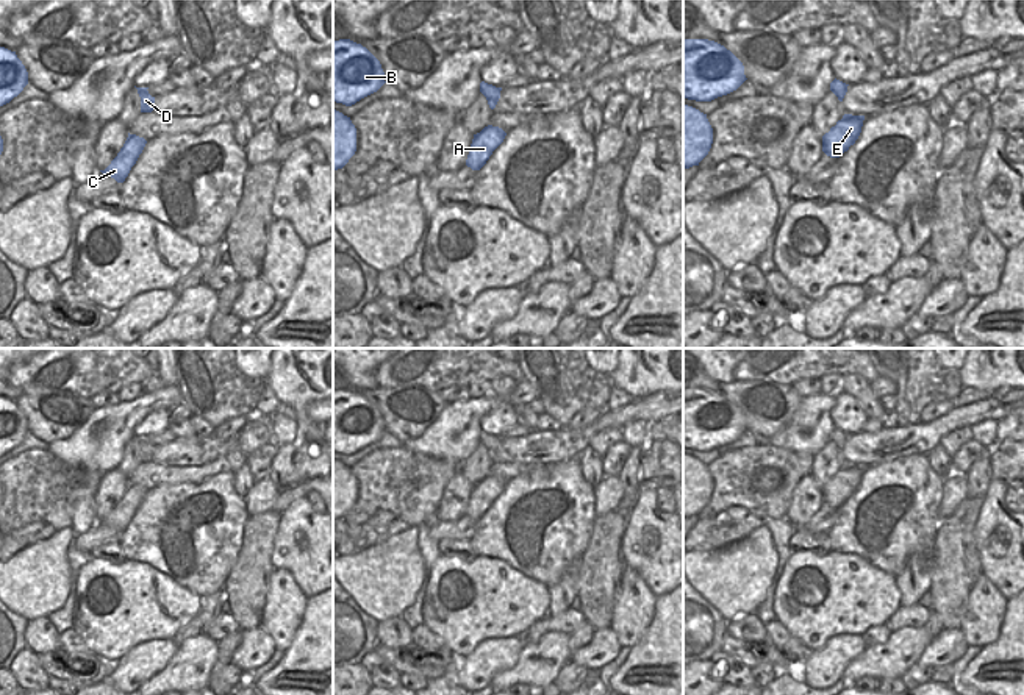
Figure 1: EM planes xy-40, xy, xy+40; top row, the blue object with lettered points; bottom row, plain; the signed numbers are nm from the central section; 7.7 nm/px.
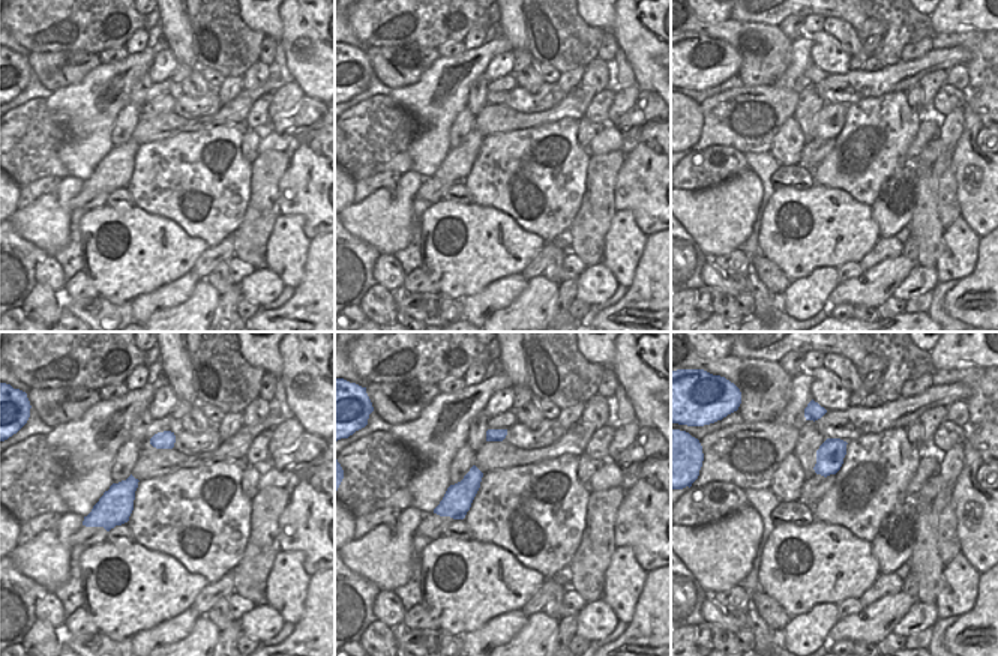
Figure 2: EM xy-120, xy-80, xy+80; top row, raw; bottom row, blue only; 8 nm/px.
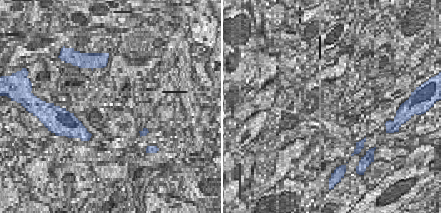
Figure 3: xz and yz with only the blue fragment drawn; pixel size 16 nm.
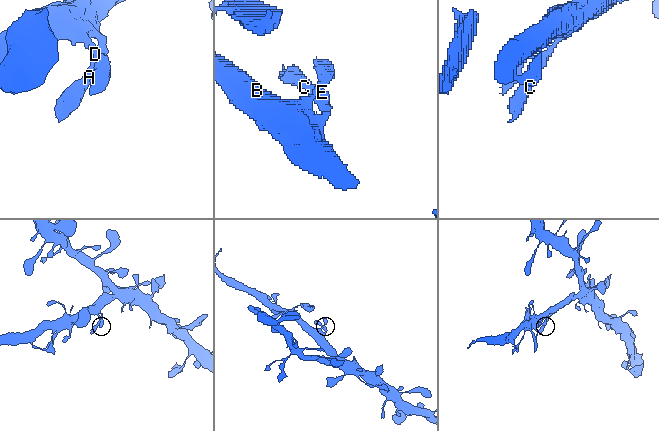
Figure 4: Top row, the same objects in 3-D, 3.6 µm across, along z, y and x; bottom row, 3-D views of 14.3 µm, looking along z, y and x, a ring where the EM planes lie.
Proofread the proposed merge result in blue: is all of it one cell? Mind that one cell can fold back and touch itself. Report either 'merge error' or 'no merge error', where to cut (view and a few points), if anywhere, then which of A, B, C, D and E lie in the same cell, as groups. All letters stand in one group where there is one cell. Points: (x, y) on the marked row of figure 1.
no merge error; no cut; A B C D E

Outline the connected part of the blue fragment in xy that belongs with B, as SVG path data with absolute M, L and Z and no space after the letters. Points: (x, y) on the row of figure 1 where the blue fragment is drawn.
M333 41L333 102L352 106L385 84L380 61L361 44Z

